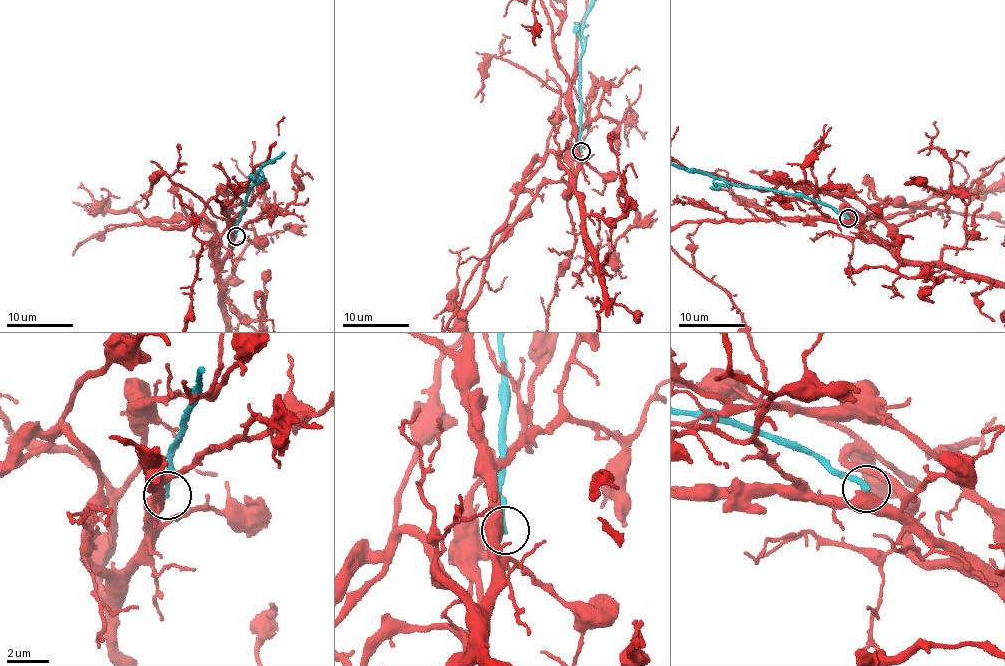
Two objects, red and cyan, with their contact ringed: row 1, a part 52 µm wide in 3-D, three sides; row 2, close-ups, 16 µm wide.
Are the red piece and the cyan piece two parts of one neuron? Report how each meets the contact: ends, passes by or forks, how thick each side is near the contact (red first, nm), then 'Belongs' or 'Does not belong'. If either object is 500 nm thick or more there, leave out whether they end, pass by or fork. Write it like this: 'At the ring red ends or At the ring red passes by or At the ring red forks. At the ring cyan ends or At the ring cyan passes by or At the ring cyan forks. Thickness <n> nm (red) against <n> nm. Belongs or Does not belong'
At the ring red passes by. At the ring cyan ends. Thickness 420 nm (red) against 280 nm. Does not belong

